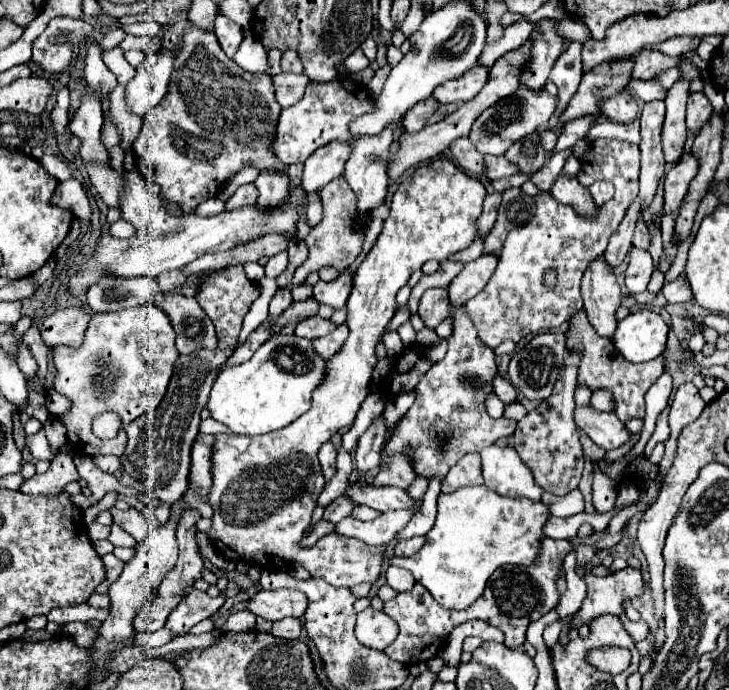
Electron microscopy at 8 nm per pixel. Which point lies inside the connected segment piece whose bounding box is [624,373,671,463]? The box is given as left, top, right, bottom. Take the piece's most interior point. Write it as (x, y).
(657, 397)

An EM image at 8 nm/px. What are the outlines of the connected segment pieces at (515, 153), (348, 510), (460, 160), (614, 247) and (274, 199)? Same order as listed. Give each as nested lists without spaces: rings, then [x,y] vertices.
[[[537,133],[523,137],[519,143],[513,143],[505,157],[519,165],[521,171],[525,171],[527,175],[533,175],[535,171],[539,171],[545,165],[545,149],[539,145],[539,137]]]
[[[341,495],[331,505],[327,505],[323,519],[333,521],[333,523],[339,523],[341,519],[349,517],[355,507],[357,507],[357,503],[351,503],[351,499],[347,499],[347,495]]]
[[[455,139],[455,143],[451,143],[451,153],[453,159],[461,169],[474,175],[483,173],[483,155],[479,155],[479,151],[475,151],[475,145],[467,139]]]
[[[635,197],[633,203],[631,203],[631,207],[627,209],[623,221],[619,223],[617,231],[611,235],[609,245],[607,245],[607,249],[605,249],[605,259],[607,259],[607,263],[609,263],[613,269],[623,263],[625,255],[627,255],[629,249],[631,249],[631,237],[633,237],[633,231],[635,231],[635,223],[637,223],[639,213],[641,213],[641,207],[639,207],[639,199]]]
[[[261,171],[259,177],[255,179],[255,187],[259,191],[259,197],[255,203],[259,209],[271,211],[271,209],[287,203],[287,199],[289,199],[289,187],[287,187],[287,181],[281,179],[281,173]]]

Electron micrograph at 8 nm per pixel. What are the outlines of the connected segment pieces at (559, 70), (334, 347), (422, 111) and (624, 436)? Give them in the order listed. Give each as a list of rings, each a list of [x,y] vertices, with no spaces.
[[[571,41],[567,51],[555,61],[555,65],[551,69],[551,81],[559,89],[559,105],[557,105],[555,115],[549,119],[549,129],[557,129],[559,115],[567,107],[567,101],[577,91],[581,77],[583,77],[583,73],[581,73],[581,43]]]
[[[339,325],[333,333],[313,339],[313,347],[319,355],[331,359],[331,355],[335,355],[335,351],[339,351],[339,347],[343,347],[343,339],[347,339],[347,325]]]
[[[427,99],[423,103],[417,103],[413,109],[409,109],[405,115],[405,121],[403,121],[405,131],[407,133],[421,131],[425,127],[427,119],[433,115],[433,111],[437,111],[437,107],[439,107],[439,103],[435,103],[435,99]]]
[[[577,407],[575,423],[581,427],[593,443],[603,447],[605,451],[617,449],[631,441],[631,431],[627,431],[625,423],[619,421],[615,413],[599,413],[593,407]]]

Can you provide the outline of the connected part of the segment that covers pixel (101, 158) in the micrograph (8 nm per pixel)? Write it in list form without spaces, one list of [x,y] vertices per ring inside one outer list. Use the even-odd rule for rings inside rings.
[[[85,87],[83,103],[69,123],[69,131],[81,139],[81,159],[87,165],[107,165],[109,151],[101,141],[101,125],[103,125],[103,109],[101,103],[93,97],[91,89]]]

